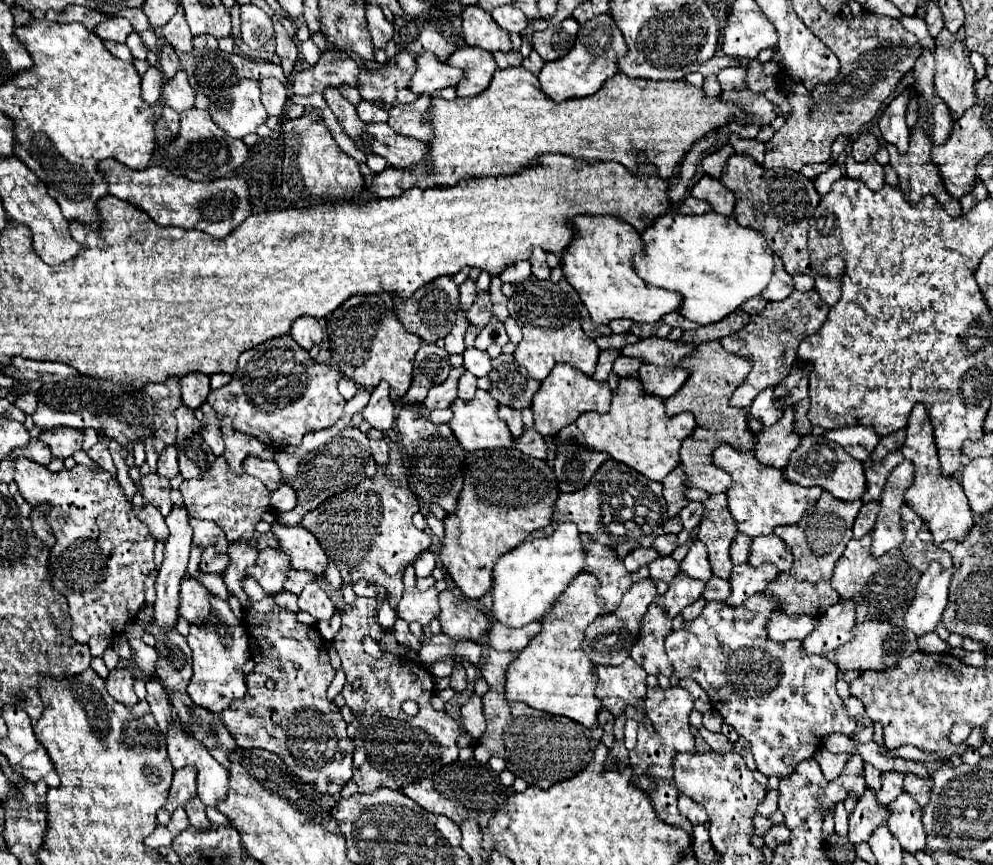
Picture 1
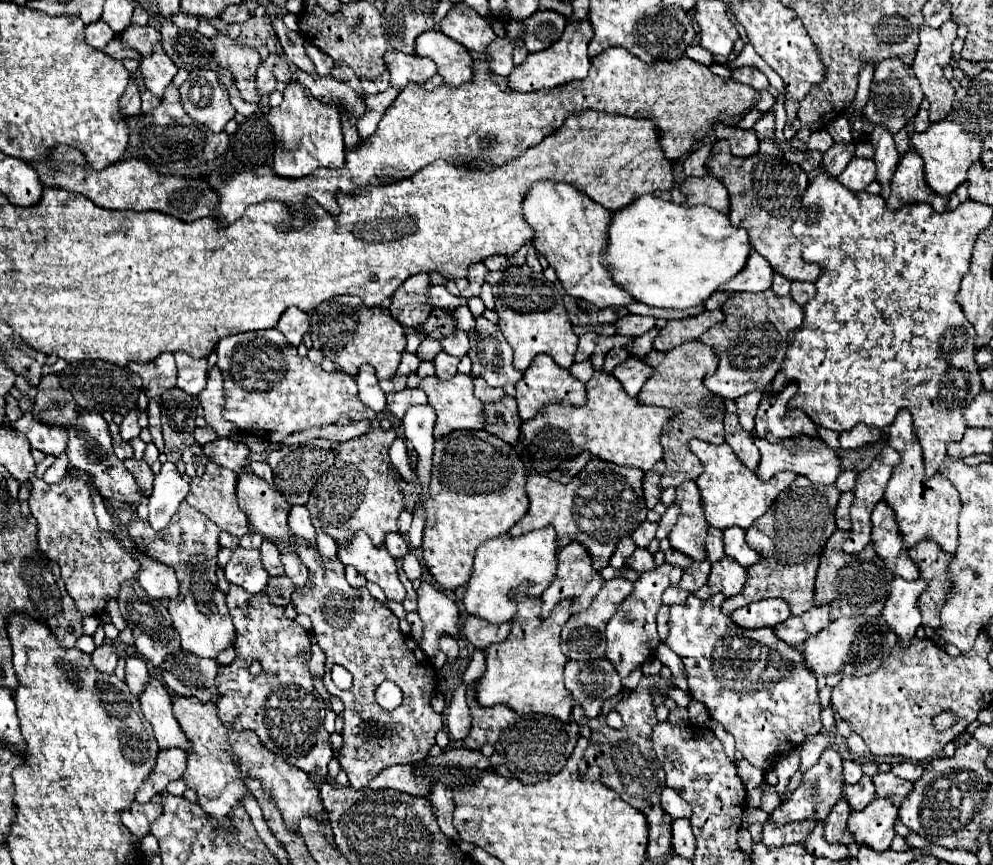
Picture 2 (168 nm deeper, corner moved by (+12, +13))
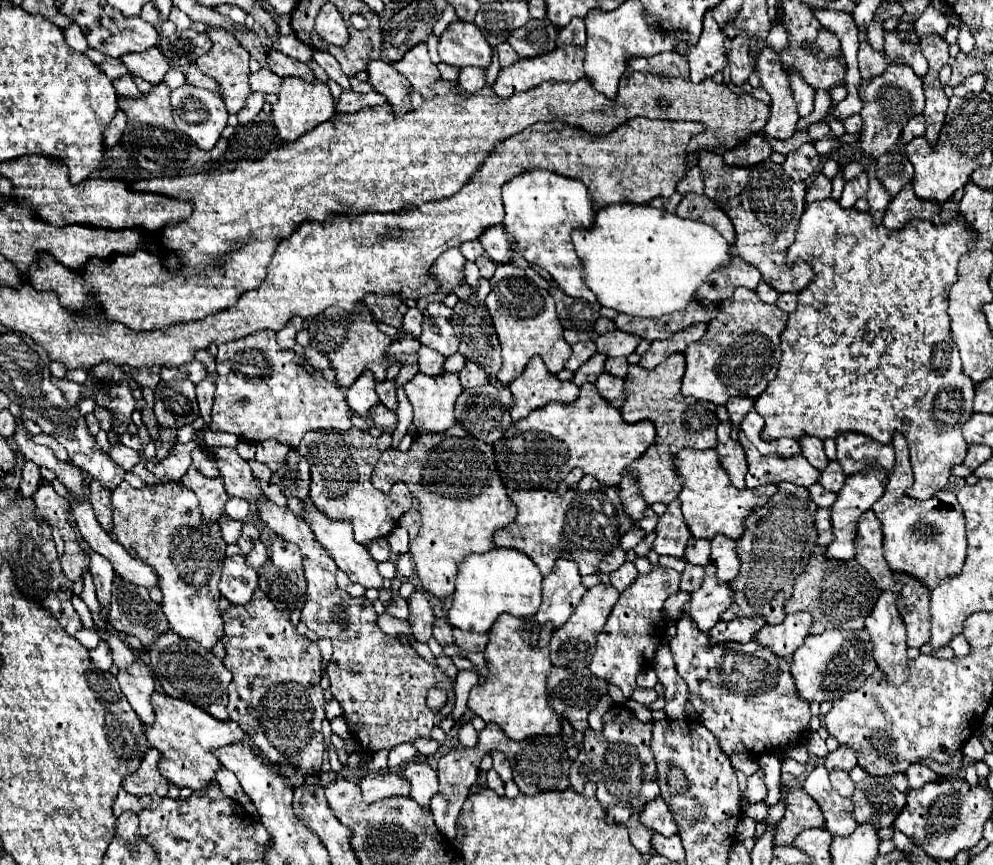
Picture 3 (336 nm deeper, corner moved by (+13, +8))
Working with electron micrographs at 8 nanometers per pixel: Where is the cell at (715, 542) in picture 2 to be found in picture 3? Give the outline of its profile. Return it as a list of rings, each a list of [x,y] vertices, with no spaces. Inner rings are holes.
[[[690,539],[684,559],[694,565],[706,567],[710,563],[710,541],[708,539],[706,541],[704,539]]]

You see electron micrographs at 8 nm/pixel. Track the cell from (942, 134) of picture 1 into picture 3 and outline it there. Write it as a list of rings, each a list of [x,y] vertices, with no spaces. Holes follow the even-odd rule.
[[[916,115],[906,123],[902,131],[902,141],[910,143],[914,137],[922,137],[922,135],[924,135],[924,115]]]

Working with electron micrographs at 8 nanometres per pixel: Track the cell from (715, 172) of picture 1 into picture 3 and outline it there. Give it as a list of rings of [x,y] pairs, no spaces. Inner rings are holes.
[[[694,165],[694,167],[690,167],[688,169],[688,173],[686,173],[686,177],[676,185],[676,191],[678,193],[682,193],[682,195],[686,195],[686,193],[698,193],[698,195],[702,195],[704,193],[704,183],[702,183],[702,171],[698,169],[698,165]]]

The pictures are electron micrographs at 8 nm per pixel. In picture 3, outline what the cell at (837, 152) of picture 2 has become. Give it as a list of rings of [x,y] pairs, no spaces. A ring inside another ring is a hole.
[[[818,173],[816,179],[814,179],[814,185],[808,187],[806,201],[808,201],[808,203],[812,203],[812,201],[820,201],[820,199],[830,197],[830,193],[832,193],[832,179],[826,177],[824,173]]]

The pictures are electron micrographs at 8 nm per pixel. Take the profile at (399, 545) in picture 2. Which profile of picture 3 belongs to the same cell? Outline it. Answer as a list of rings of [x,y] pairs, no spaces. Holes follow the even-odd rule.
[[[374,539],[372,543],[368,543],[366,545],[368,547],[368,551],[370,551],[370,555],[376,559],[376,561],[388,561],[390,559],[390,543],[388,543],[388,539]]]

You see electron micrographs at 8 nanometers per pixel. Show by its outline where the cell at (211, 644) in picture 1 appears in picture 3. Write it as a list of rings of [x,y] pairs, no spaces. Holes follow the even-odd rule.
[[[126,481],[112,491],[112,521],[114,535],[122,547],[158,571],[164,595],[160,605],[170,621],[170,629],[212,651],[222,641],[224,631],[224,619],[218,609],[218,581],[226,559],[226,543],[218,523],[202,519],[196,495],[182,483],[170,483],[166,487],[146,485],[138,491]]]

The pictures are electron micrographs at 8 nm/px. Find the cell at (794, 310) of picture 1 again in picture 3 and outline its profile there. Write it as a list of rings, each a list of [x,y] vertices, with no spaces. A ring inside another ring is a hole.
[[[738,287],[734,295],[720,303],[718,315],[708,323],[708,331],[696,343],[686,347],[686,375],[682,379],[682,395],[694,397],[702,401],[712,401],[716,405],[726,405],[730,397],[750,397],[756,399],[768,387],[778,371],[778,363],[782,357],[780,351],[780,335],[786,329],[788,313],[778,309],[776,305],[768,305],[758,299],[756,291],[746,287]]]

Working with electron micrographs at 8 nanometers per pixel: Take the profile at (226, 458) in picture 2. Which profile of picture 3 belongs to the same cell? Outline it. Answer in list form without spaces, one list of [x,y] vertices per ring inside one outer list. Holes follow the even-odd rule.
[[[196,447],[196,449],[192,451],[192,459],[194,459],[192,465],[194,465],[202,475],[206,475],[206,477],[218,477],[218,475],[220,475],[216,459],[214,459],[204,447]]]

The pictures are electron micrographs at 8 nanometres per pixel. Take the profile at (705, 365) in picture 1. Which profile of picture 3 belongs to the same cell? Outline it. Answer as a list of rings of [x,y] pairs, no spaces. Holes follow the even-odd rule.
[[[670,355],[656,369],[646,371],[642,365],[630,365],[626,375],[626,403],[622,405],[622,417],[628,423],[650,419],[656,425],[656,439],[648,451],[634,461],[628,469],[638,475],[638,487],[648,505],[662,501],[670,503],[682,491],[678,471],[674,471],[674,455],[682,447],[706,450],[716,448],[716,405],[710,401],[688,399],[680,393],[682,377],[686,373],[686,357]]]

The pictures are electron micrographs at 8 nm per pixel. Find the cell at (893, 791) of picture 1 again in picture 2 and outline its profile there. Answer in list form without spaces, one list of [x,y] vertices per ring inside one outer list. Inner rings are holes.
[[[863,776],[855,786],[843,786],[843,798],[847,800],[851,812],[863,810],[873,800],[871,778],[869,776]]]

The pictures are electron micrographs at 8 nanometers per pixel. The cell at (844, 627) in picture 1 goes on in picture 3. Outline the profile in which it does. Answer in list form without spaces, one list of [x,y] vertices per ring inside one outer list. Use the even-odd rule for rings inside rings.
[[[792,613],[792,615],[786,615],[786,619],[780,625],[764,625],[758,631],[756,639],[762,645],[770,647],[776,655],[788,657],[810,635],[810,627],[812,627],[810,613]]]

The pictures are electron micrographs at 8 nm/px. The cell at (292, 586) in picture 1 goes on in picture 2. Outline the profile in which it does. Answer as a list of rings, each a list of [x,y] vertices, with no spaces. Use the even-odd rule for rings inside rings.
[[[263,540],[259,552],[261,552],[263,568],[269,572],[269,576],[283,576],[283,564],[279,560],[277,546],[271,540]]]

